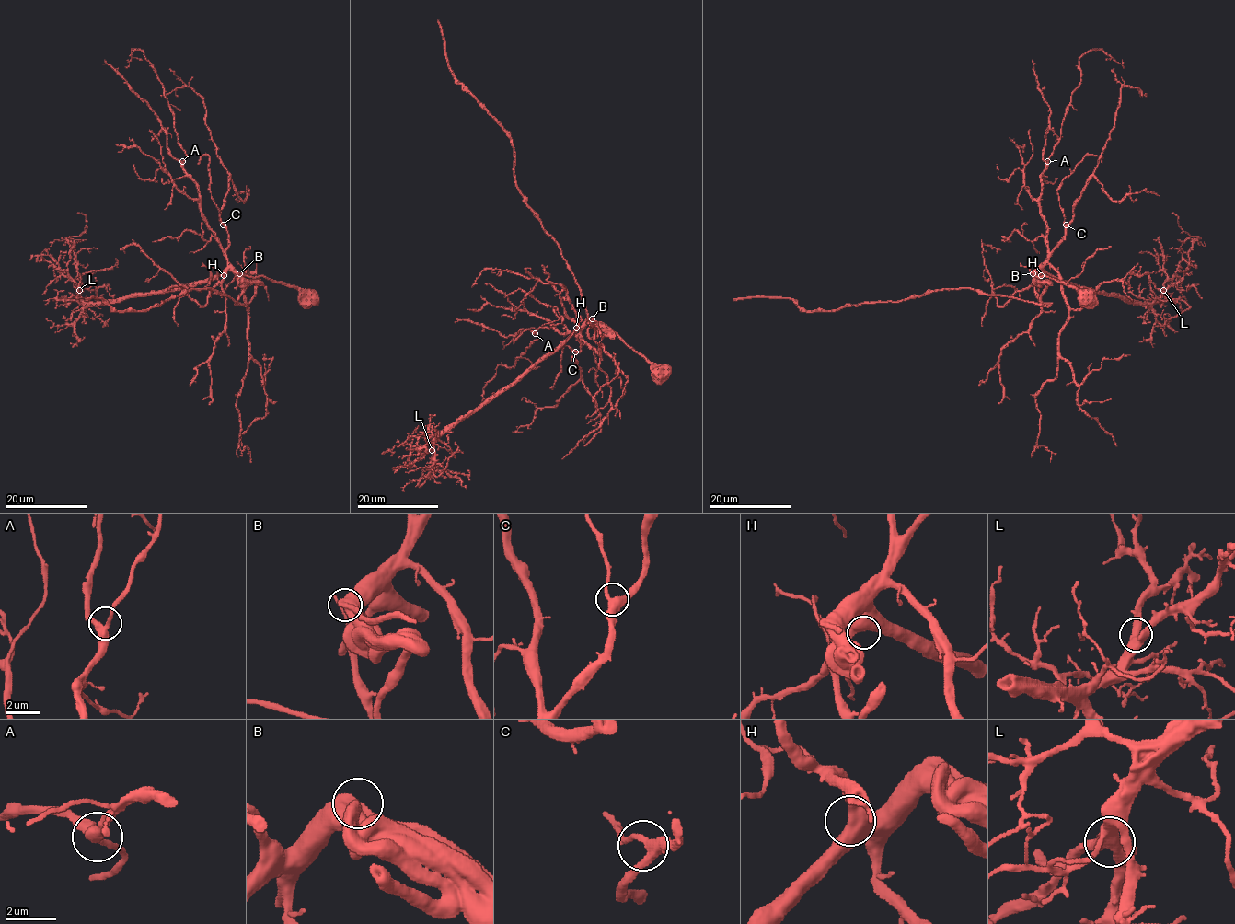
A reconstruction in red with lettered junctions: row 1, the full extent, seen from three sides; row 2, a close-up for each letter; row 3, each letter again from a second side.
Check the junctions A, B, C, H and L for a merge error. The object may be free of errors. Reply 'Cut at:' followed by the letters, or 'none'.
Cut at: none

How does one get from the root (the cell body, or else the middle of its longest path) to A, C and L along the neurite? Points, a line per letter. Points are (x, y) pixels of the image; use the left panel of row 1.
A: (311, 295), (311, 290), (298, 290), (262, 276), (239, 274), (234, 269), (201, 212), (199, 186), (182, 161)
C: (311, 295), (311, 290), (298, 290), (262, 276), (239, 274), (227, 259), (228, 231), (223, 225)
L: (311, 295), (311, 290), (229, 270), (199, 282), (94, 304), (86, 304), (79, 290)

